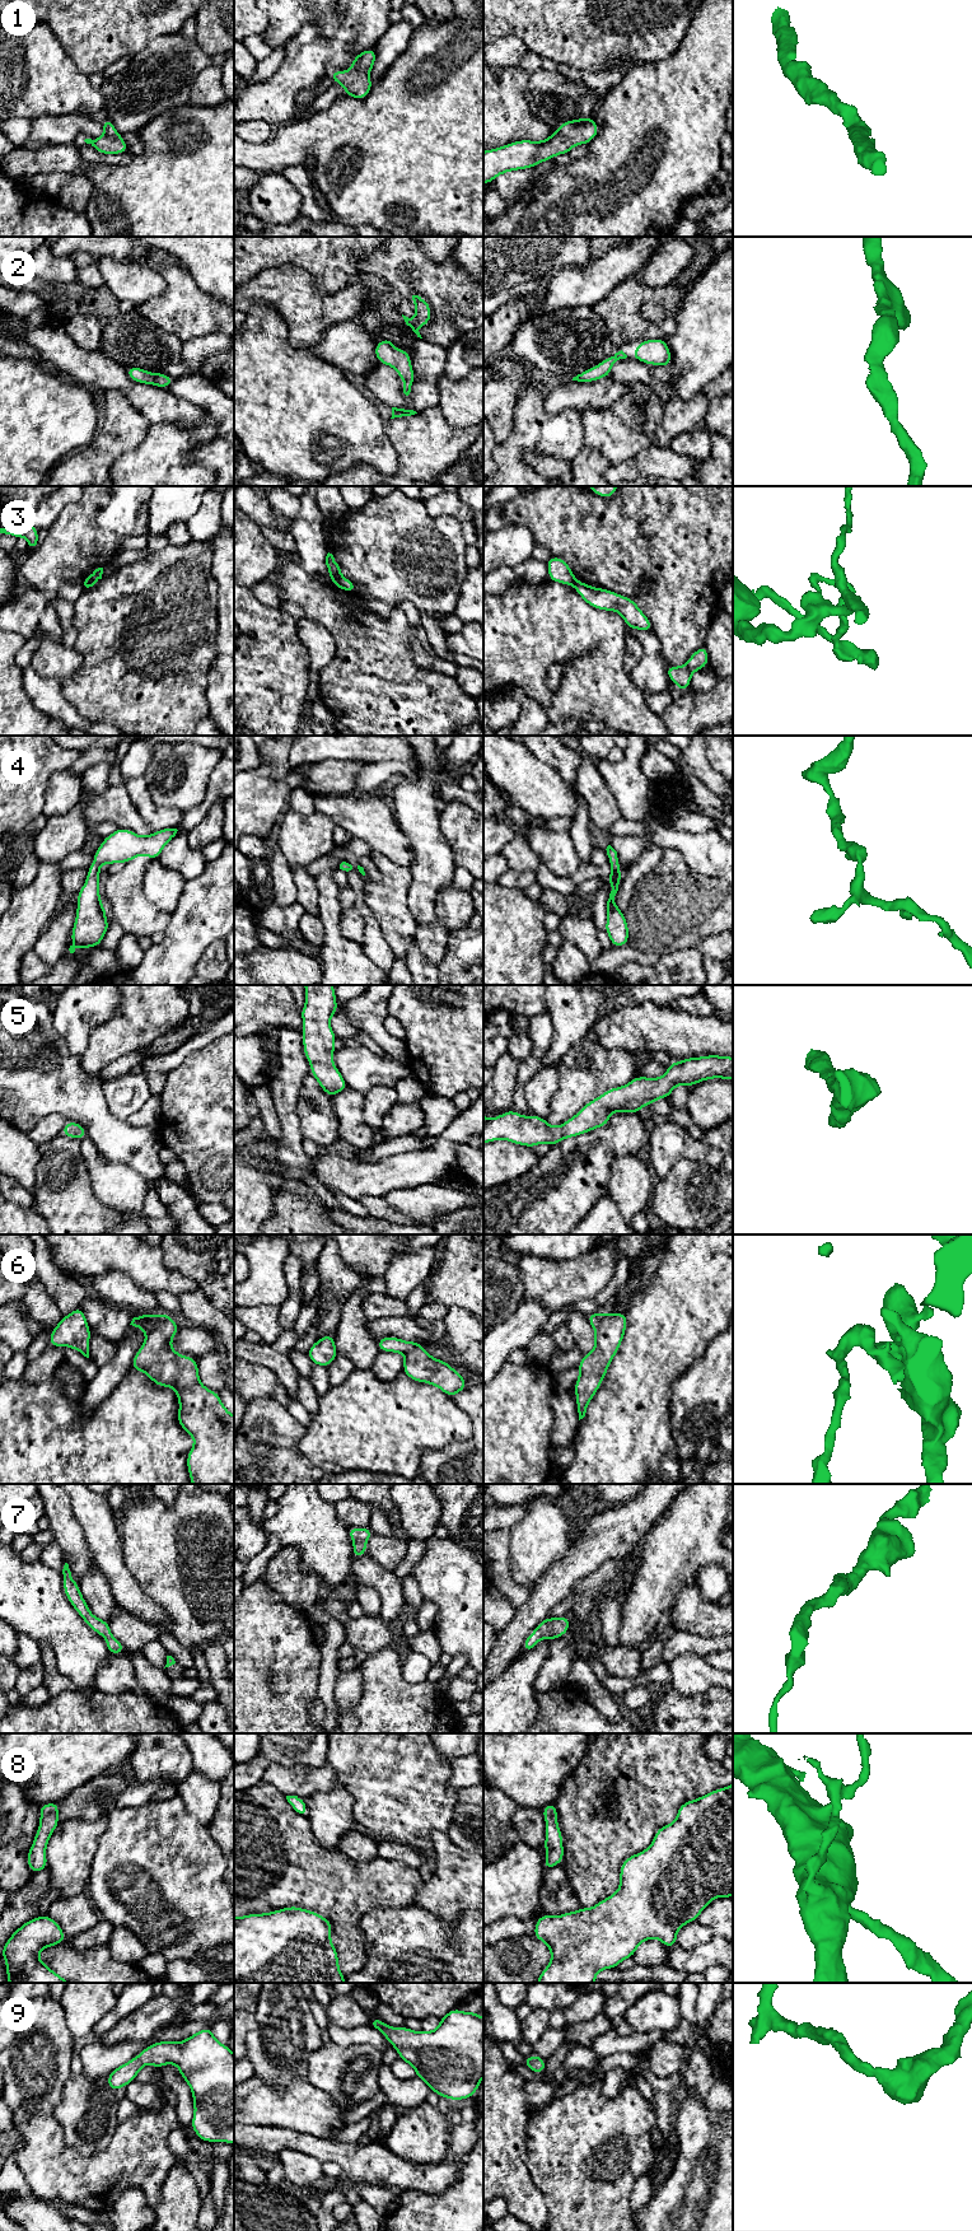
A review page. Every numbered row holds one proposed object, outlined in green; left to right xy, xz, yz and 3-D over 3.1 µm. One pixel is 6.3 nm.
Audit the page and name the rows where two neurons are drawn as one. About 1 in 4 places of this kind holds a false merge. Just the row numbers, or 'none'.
3, 6, 8

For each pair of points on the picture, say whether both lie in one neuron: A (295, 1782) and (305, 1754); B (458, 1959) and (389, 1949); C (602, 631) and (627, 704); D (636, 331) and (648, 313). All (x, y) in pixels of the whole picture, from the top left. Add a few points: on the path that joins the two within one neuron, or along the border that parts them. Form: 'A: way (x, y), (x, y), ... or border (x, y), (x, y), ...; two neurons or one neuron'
A: border (272, 1762), (280, 1765), (322, 1765), (326, 1763); two neurons
B: way (442, 1956), (421, 1955), (416, 1950), (406, 1949); one neuron
C: way (602, 649), (602, 678), (610, 686); one neuron
D: border (640, 307), (646, 302), (658, 302), (667, 313); two neurons

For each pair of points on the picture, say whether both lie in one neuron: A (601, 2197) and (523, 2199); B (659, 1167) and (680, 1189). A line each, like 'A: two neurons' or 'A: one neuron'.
A: two neurons
B: two neurons

